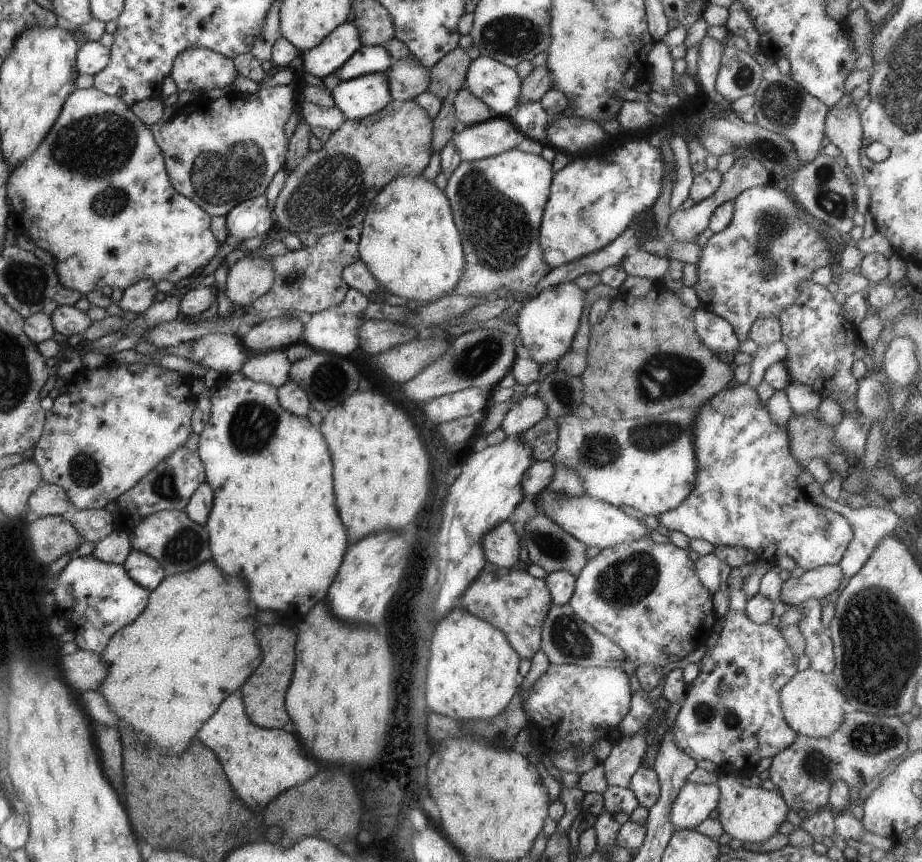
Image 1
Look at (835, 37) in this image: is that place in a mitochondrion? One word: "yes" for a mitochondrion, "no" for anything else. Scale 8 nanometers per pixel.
no

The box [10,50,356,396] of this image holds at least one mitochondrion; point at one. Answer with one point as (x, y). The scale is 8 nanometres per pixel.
(97, 146)

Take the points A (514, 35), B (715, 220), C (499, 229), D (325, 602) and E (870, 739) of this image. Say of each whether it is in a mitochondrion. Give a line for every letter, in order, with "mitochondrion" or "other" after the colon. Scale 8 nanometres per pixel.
A: mitochondrion
B: other
C: mitochondrion
D: other
E: mitochondrion

